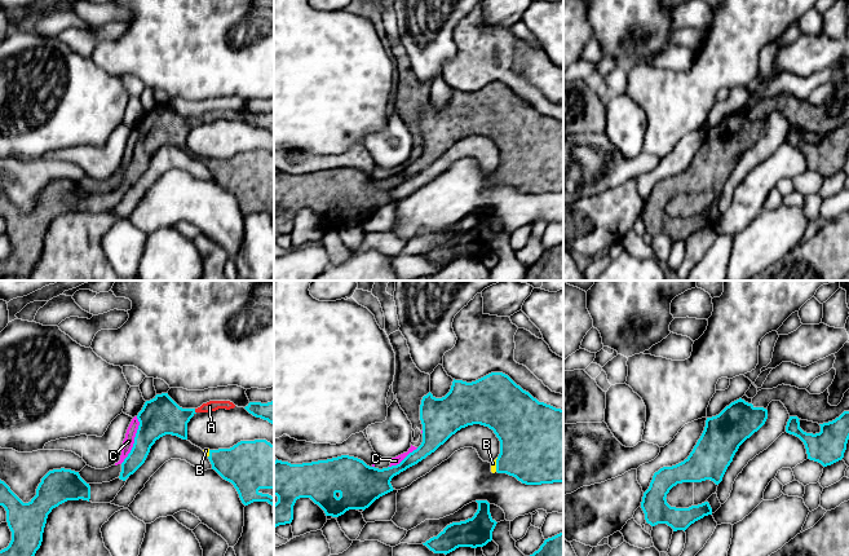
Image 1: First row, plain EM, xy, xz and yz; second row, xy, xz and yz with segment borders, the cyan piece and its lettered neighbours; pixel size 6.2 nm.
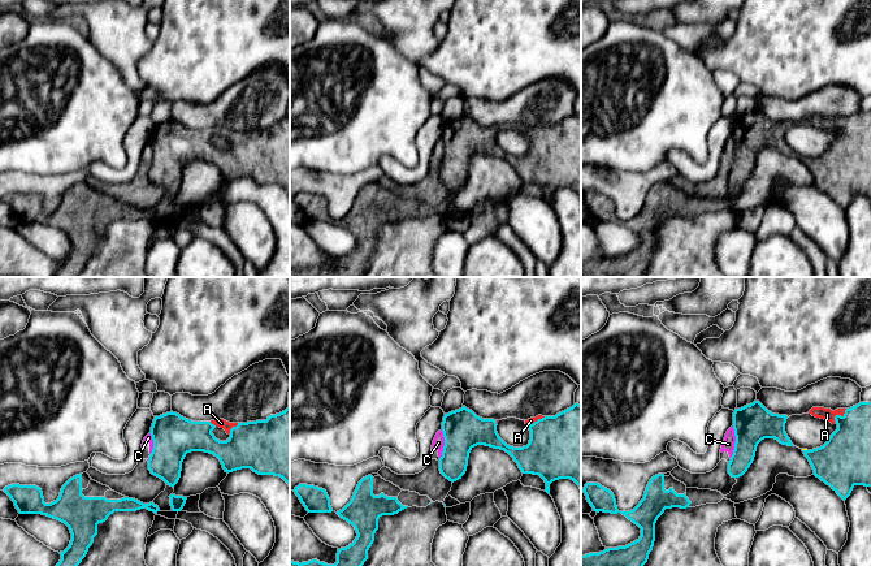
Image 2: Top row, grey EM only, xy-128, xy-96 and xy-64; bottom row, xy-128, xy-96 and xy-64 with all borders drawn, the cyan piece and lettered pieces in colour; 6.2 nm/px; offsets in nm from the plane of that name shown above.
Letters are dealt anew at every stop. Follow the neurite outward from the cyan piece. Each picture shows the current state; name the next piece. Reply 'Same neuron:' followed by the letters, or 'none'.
Same neuron: A, B

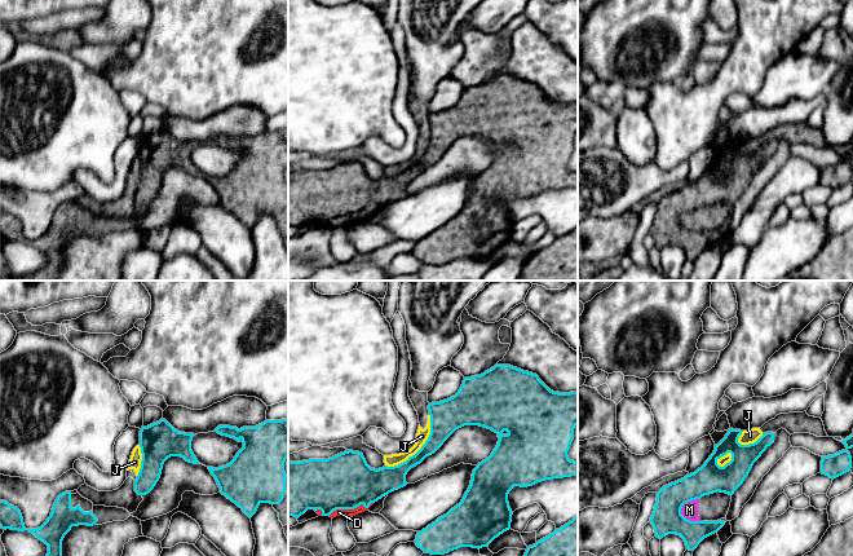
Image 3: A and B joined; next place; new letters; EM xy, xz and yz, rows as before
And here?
Same neuron: D

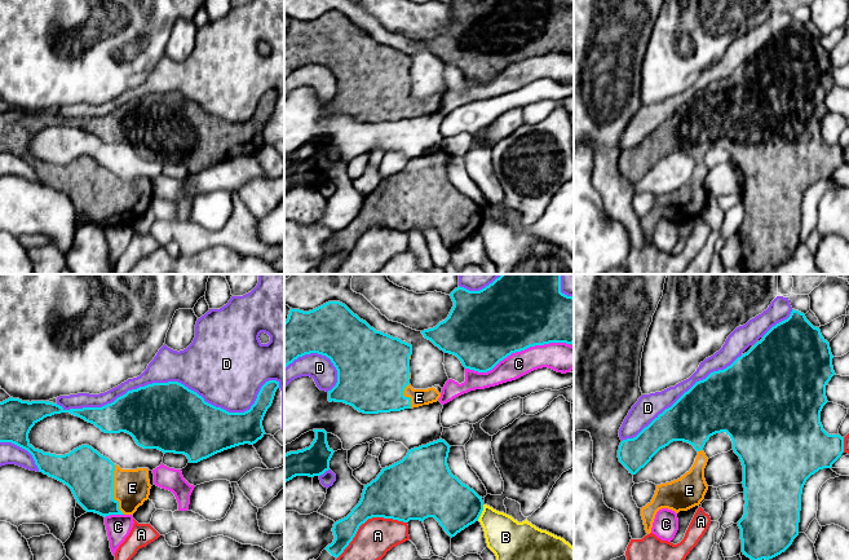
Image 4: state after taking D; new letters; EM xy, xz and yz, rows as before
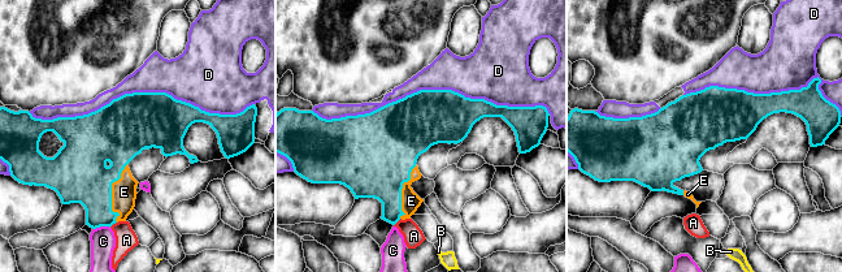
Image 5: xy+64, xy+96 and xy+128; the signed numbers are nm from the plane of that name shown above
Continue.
Same neuron: E

